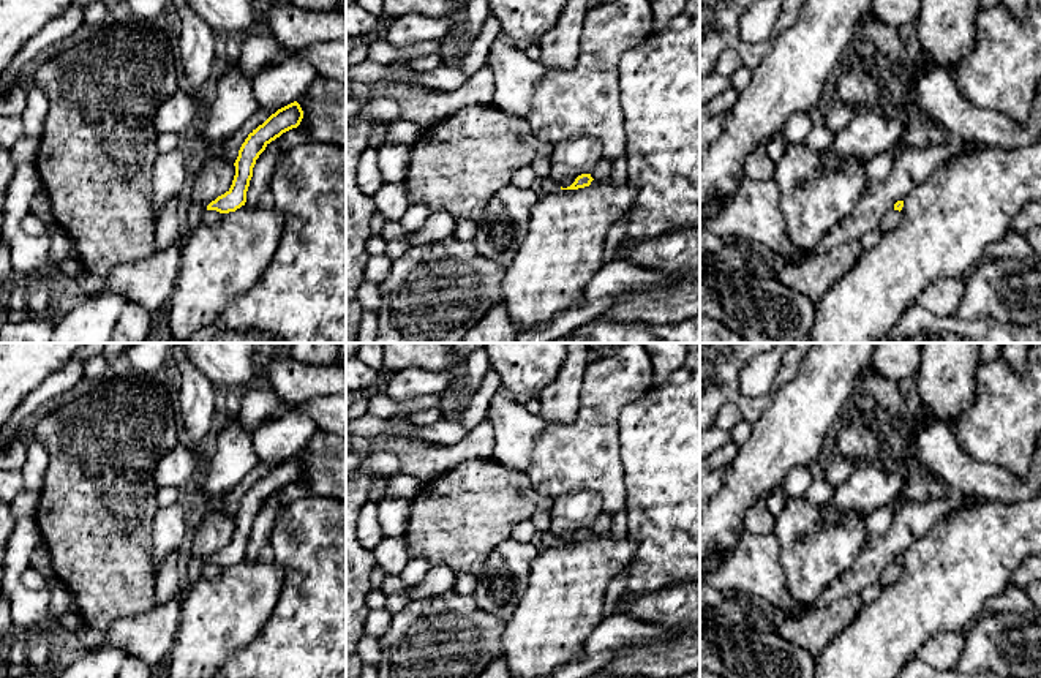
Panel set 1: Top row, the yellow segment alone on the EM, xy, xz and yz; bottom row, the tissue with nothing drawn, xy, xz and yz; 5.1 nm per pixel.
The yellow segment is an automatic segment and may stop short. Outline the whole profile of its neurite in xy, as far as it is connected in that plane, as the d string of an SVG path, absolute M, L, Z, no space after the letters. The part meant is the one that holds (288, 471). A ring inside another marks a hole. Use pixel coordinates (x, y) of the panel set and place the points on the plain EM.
M297 455L278 463L262 479L253 484L239 504L234 517L235 529L231 542L207 559L207 564L220 567L235 566L246 556L246 545L253 531L253 522L265 501L283 487L297 482L303 465Z

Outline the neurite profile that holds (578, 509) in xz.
M572 492L554 499L550 531L561 537L567 531L591 528L600 514L602 499L596 492Z

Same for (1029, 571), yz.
M1041 555L1027 558L1013 574L1013 585L1025 588L1032 582L1041 582Z

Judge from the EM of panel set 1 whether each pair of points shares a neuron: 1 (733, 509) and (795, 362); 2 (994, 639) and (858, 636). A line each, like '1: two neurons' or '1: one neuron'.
1: two neurons
2: two neurons

